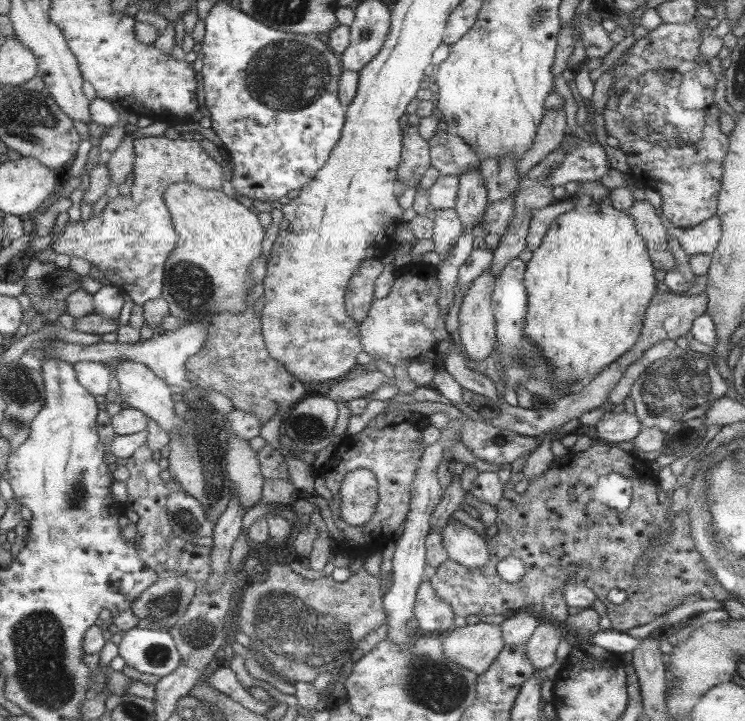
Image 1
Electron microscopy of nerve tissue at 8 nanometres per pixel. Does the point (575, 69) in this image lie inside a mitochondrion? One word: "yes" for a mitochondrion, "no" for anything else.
no

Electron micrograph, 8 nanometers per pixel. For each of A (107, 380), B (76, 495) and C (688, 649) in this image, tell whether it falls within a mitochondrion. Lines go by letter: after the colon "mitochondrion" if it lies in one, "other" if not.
A: other
B: mitochondrion
C: mitochondrion

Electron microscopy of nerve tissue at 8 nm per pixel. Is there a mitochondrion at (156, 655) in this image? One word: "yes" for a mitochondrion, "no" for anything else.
yes

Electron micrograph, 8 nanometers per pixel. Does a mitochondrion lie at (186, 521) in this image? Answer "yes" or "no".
yes

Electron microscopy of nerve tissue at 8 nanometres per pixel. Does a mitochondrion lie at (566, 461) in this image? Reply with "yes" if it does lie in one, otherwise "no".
no

